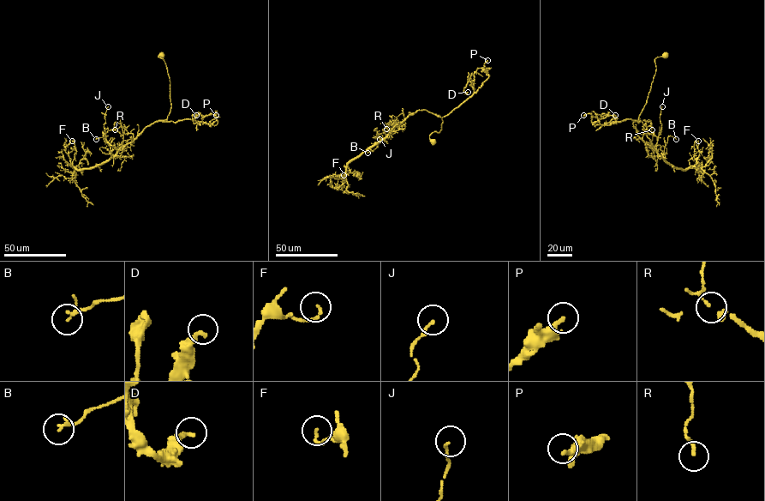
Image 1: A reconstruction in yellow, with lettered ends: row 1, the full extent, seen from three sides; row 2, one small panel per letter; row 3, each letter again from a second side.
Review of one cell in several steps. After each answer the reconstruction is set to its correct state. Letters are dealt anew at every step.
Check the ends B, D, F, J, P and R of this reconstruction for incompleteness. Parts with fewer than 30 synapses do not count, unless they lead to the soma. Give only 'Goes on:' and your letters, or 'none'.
Goes on: P

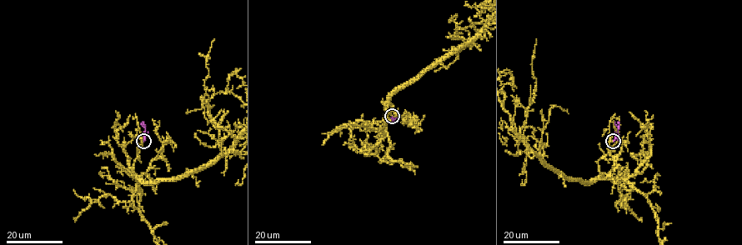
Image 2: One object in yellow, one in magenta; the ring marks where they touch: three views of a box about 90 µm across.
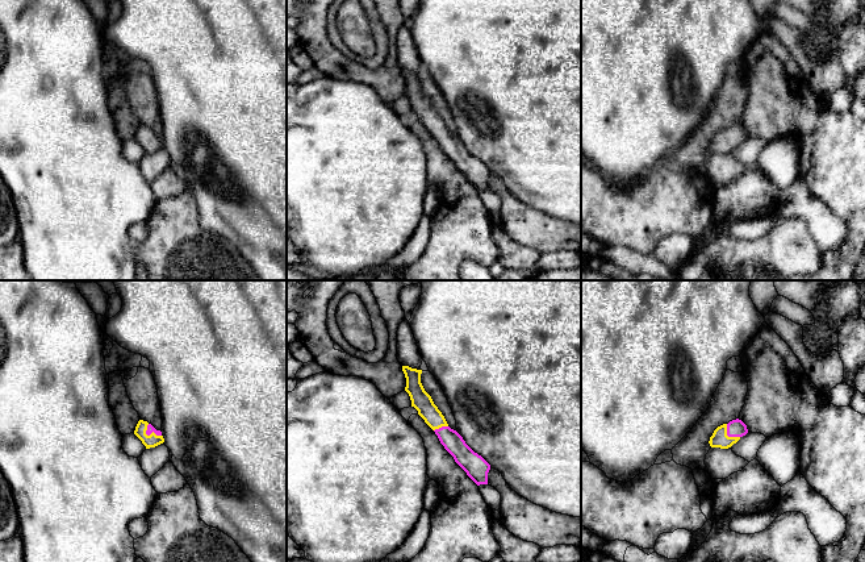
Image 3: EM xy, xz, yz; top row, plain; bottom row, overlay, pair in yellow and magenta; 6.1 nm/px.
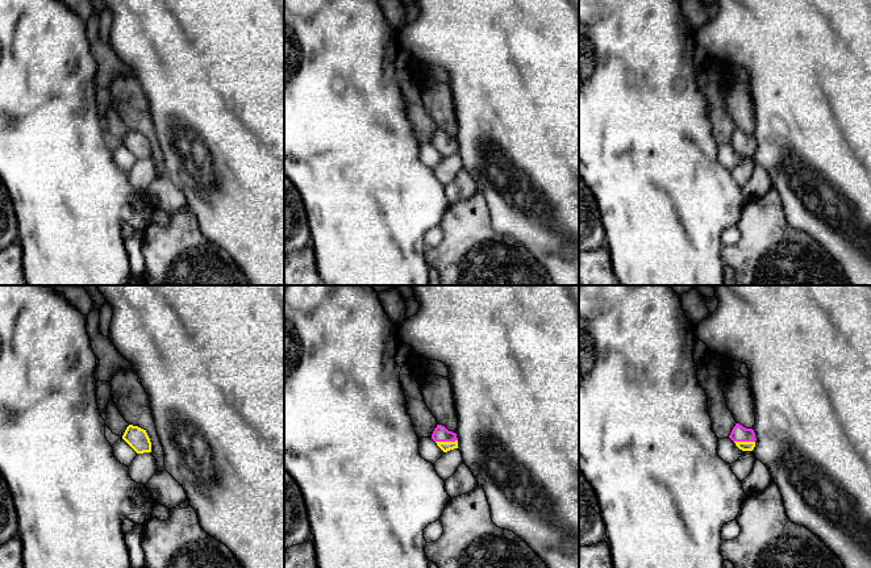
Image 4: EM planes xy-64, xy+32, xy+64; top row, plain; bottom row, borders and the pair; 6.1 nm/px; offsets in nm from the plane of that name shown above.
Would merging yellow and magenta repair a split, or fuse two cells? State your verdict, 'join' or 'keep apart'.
join

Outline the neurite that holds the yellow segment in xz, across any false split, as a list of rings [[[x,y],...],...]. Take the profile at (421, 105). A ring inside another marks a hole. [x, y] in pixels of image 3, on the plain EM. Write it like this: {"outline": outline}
{"outline": [[[402,71],[402,76],[406,83],[405,96],[410,101],[411,112],[418,116],[418,120],[435,137],[440,149],[467,180],[477,191],[488,190],[490,170],[481,161],[475,158],[456,136],[448,132],[444,121],[421,88],[422,75]]]}

